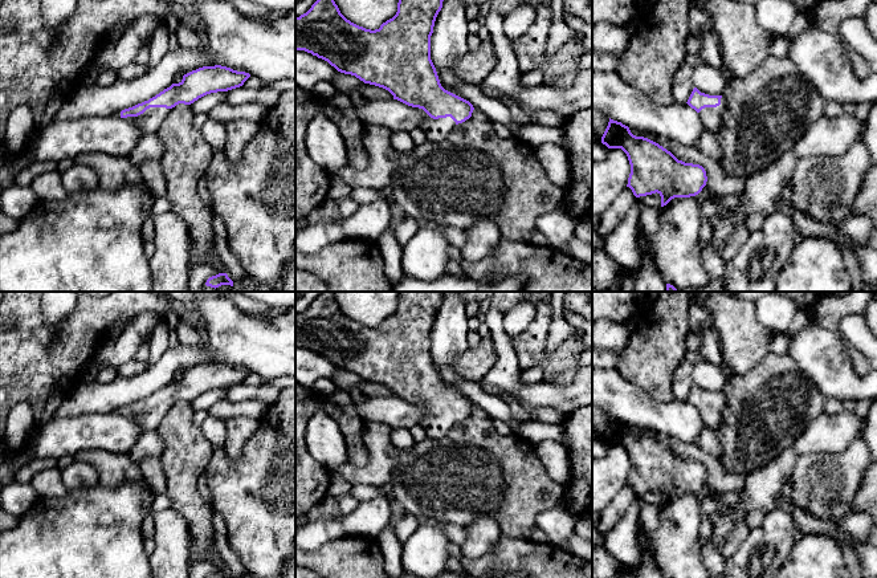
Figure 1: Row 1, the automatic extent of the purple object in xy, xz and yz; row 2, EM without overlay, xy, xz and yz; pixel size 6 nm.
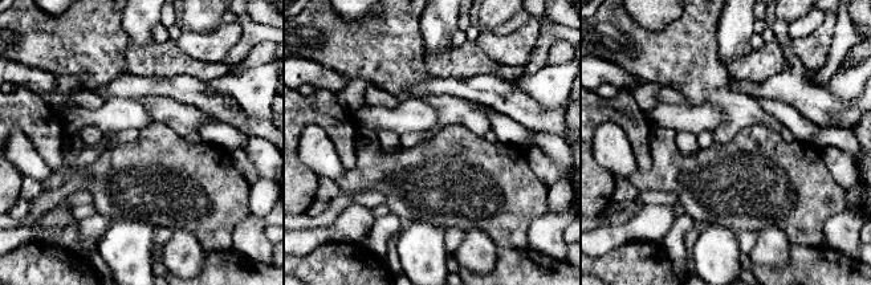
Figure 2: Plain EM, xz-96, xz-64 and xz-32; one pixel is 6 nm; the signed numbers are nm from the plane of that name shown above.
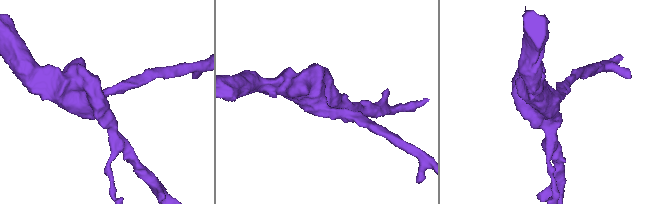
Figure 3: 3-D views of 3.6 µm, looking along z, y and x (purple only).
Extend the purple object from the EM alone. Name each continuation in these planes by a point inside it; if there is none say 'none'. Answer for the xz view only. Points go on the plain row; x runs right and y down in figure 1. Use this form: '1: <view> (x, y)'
1: xz (436, 427)

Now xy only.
1: xy (147, 419)

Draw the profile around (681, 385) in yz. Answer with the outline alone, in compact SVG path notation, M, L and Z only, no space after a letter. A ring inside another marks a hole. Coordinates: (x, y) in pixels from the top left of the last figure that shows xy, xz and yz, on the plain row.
M684 359L674 371L674 376L670 382L670 390L676 399L686 400L693 386L693 363Z

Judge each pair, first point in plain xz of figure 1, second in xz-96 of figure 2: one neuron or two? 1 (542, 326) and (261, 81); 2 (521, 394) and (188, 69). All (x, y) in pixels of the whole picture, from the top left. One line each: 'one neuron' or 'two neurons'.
1: two neurons
2: two neurons

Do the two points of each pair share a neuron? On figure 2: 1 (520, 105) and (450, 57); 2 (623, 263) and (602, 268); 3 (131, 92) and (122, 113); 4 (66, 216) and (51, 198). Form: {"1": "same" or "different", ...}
{"1": "different", "2": "same", "3": "different", "4": "different"}

